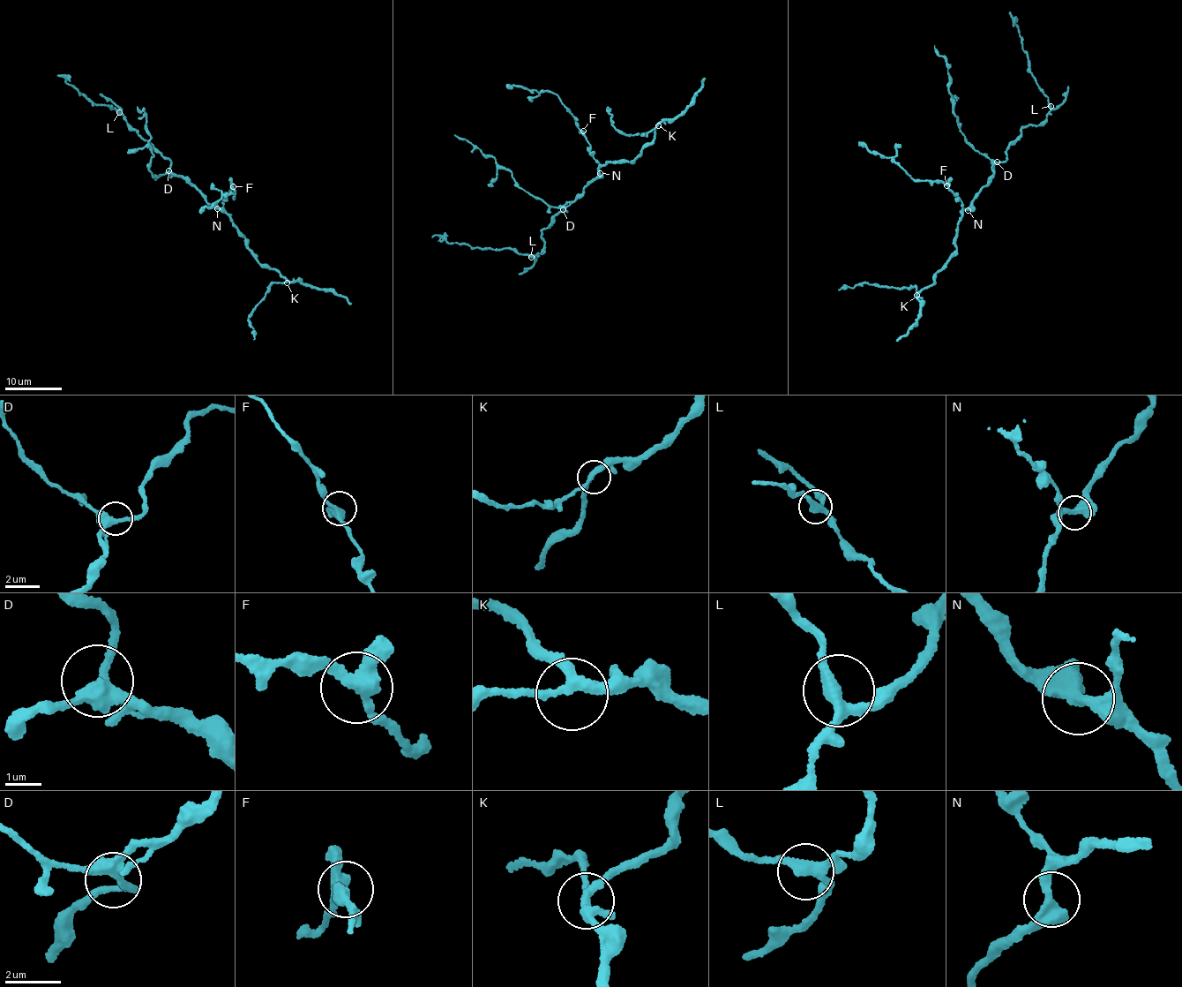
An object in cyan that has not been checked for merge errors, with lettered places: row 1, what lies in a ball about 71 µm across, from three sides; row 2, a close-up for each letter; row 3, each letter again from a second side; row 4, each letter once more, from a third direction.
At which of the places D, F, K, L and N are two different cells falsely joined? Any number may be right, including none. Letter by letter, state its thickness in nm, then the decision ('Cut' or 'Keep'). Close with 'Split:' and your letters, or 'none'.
D: Thickness 360 nm. Keep
F: Thickness 320 nm. Keep
K: Thickness 240 nm. Keep
L: Thickness 320 nm. Keep
N: Thickness 360 nm. Keep
Split: none

